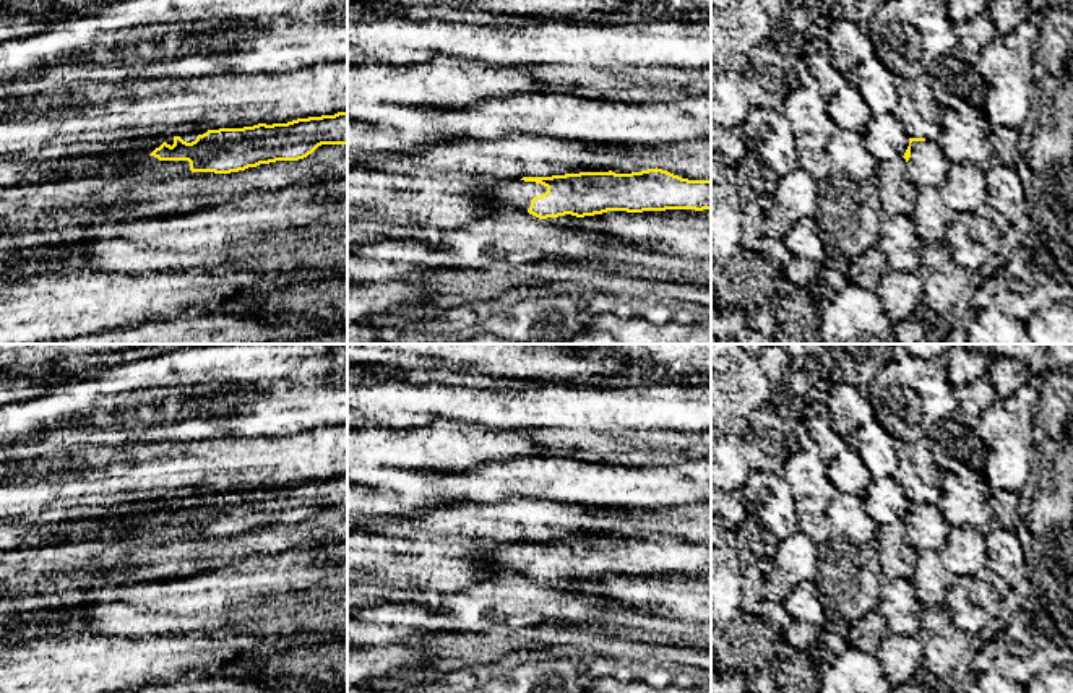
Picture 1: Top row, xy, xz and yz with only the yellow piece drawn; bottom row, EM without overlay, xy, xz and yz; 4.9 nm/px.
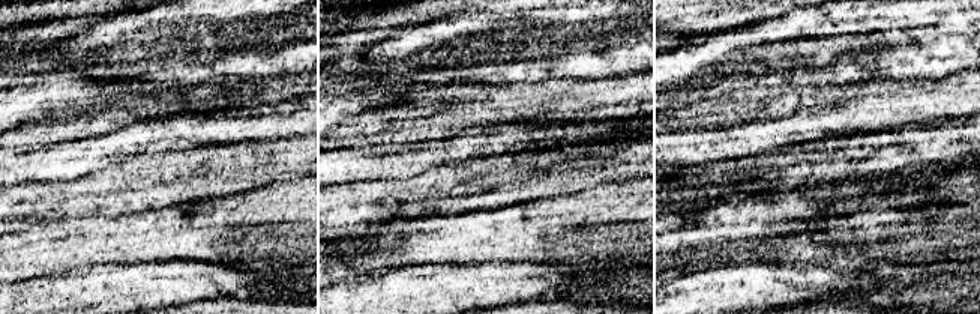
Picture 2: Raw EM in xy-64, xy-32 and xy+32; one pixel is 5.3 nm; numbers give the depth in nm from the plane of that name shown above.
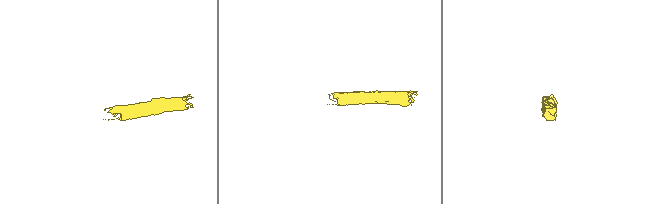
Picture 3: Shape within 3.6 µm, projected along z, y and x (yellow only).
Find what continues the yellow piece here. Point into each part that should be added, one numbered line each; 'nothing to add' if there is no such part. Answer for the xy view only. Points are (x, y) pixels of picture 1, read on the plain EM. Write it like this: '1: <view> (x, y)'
1: xy (142, 529)

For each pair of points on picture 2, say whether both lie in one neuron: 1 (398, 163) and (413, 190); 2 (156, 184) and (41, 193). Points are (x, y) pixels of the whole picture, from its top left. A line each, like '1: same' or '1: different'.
1: different
2: same

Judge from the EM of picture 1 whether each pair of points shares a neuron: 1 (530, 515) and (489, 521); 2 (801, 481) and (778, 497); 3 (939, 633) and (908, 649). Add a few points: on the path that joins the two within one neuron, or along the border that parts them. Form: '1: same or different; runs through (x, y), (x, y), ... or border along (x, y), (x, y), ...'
1: same; runs through (520, 520), (499, 521)
2: different; border along (783, 476), (799, 512)
3: different; border along (921, 641), (922, 666)

